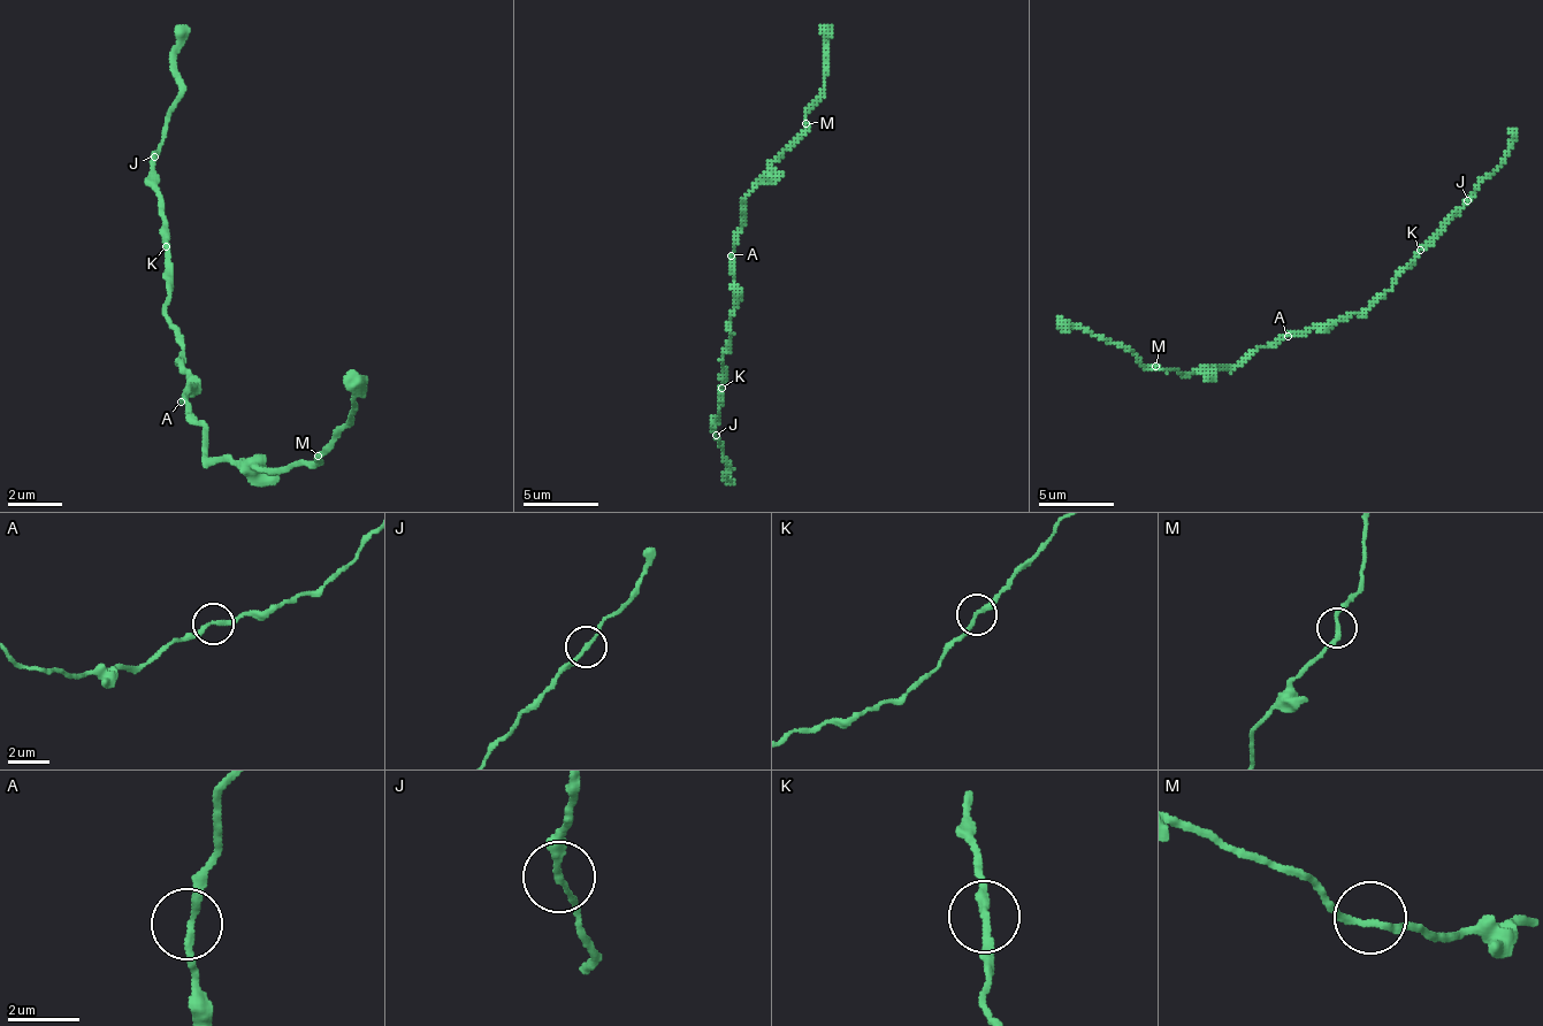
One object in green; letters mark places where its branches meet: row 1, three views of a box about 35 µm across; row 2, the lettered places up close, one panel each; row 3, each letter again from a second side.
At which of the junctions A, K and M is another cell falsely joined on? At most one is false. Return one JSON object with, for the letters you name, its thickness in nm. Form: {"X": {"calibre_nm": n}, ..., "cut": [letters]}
{"cut": []}

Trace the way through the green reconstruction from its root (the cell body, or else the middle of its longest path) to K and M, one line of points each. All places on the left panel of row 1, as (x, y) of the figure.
K: (188, 395), (188, 374), (181, 367), (181, 334), (167, 320), (167, 245)
M: (188, 395), (208, 456), (229, 456), (262, 469), (311, 462), (318, 456)

